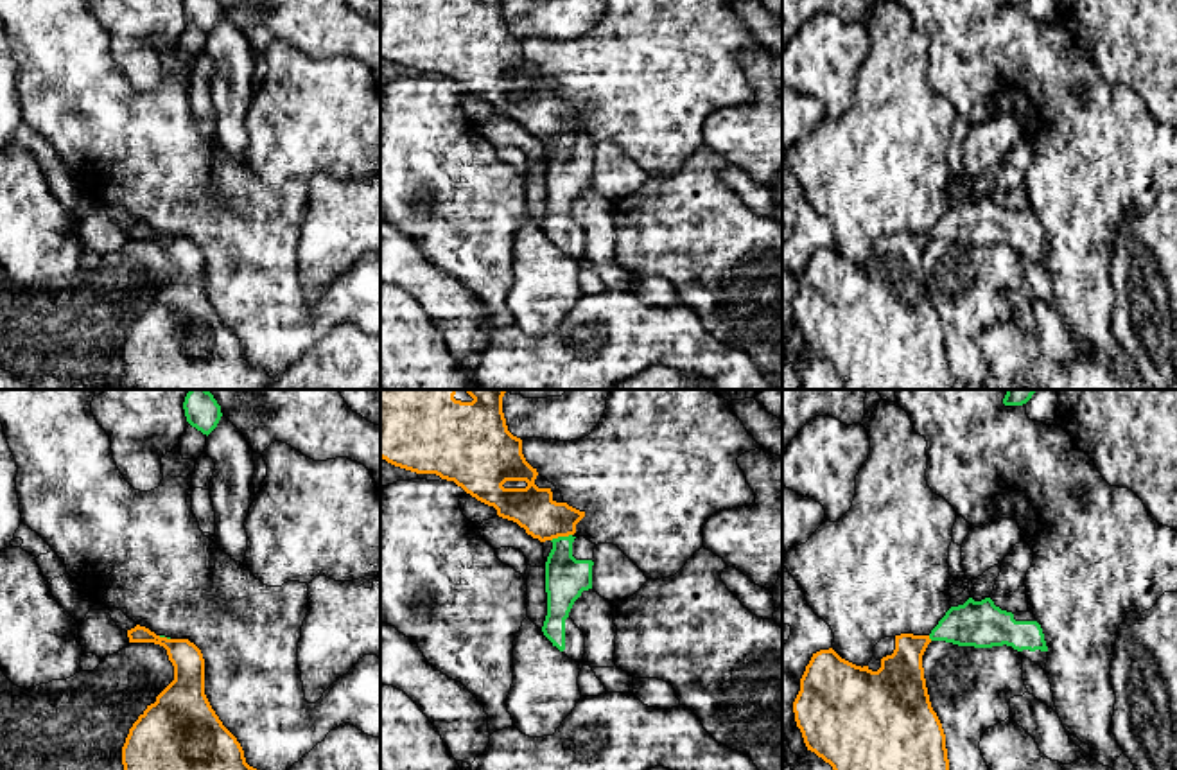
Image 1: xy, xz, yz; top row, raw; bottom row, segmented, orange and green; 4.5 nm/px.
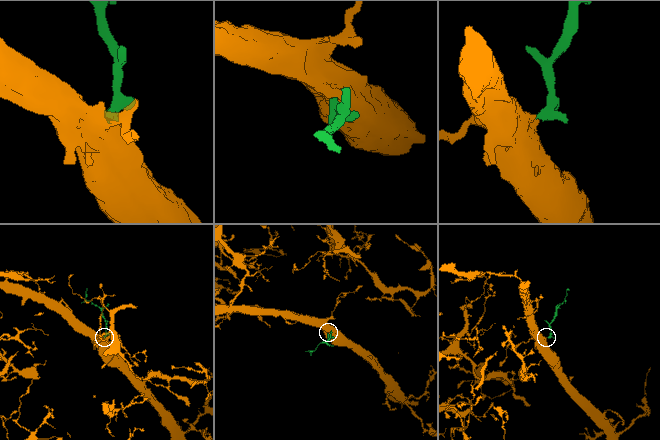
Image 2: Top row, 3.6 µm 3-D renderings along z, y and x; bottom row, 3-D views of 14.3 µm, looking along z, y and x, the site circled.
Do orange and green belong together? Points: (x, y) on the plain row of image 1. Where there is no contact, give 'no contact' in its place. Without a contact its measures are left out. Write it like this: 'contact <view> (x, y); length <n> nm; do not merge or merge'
contact xz (560, 133); length 100 nm; merge

